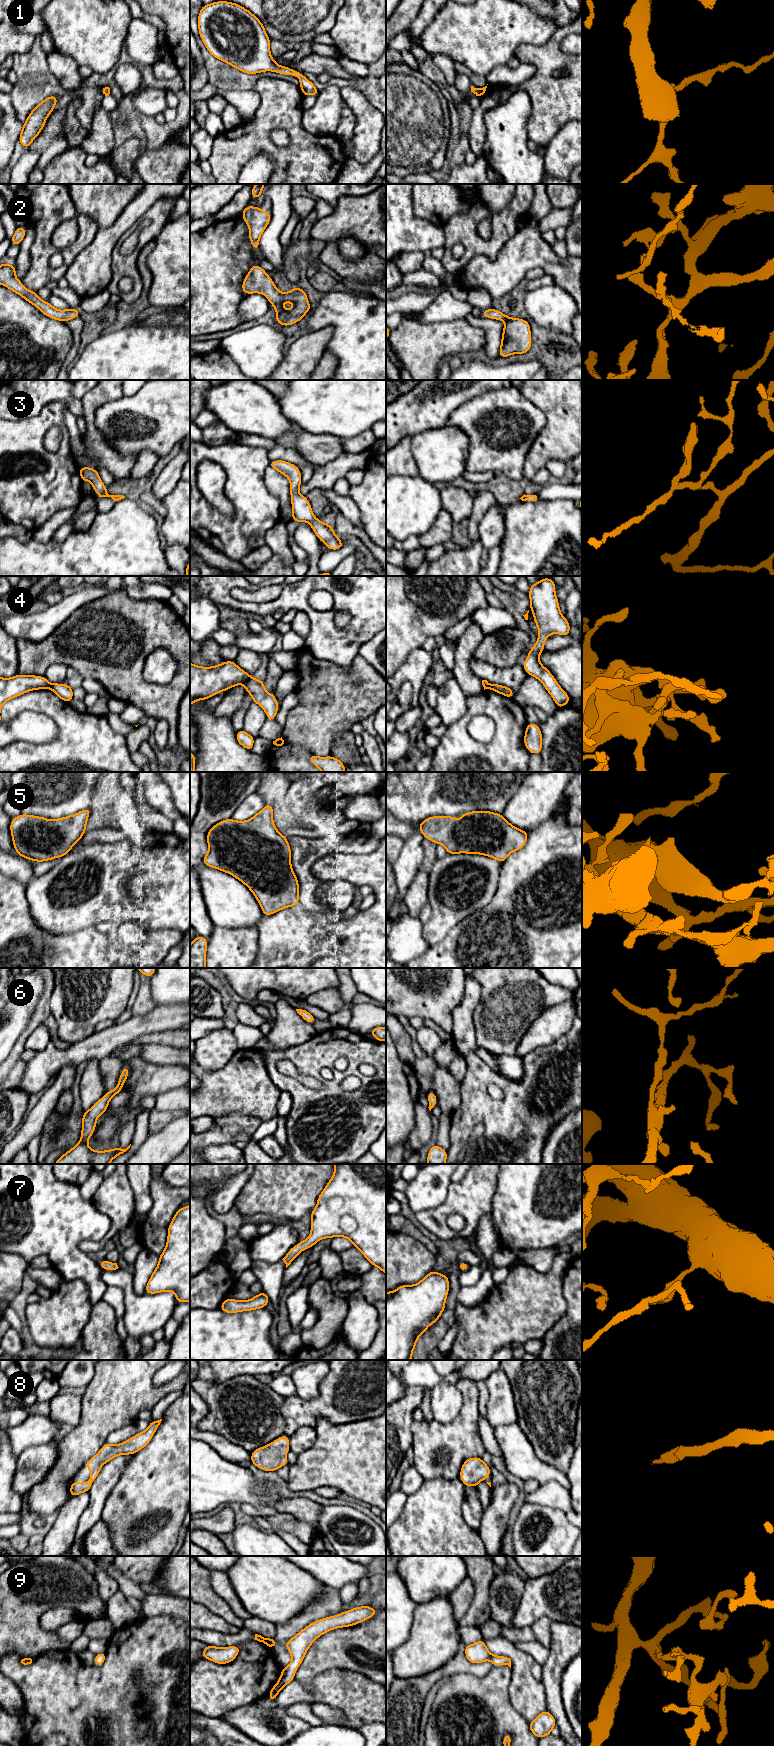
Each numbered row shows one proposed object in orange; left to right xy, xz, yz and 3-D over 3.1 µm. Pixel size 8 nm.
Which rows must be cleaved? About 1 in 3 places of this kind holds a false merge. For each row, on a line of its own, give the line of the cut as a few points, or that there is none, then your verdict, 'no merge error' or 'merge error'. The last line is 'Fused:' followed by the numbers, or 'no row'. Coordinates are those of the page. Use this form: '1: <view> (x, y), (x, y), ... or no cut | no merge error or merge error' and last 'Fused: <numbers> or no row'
1: no cut | no merge error
2: no cut | no merge error
3: no cut | no merge error
4: xz (250, 676), (244, 684) | merge error
5: no cut | no merge error
6: no cut | no merge error
7: no cut | no merge error
8: no cut | no merge error
9: no cut | no merge error
Fused: 4

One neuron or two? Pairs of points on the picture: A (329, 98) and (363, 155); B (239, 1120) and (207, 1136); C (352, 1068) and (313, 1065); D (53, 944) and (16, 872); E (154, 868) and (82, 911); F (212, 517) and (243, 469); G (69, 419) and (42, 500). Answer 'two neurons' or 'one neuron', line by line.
A: two neurons
B: one neuron
C: one neuron
D: two neurons
E: one neuron
F: one neuron
G: two neurons

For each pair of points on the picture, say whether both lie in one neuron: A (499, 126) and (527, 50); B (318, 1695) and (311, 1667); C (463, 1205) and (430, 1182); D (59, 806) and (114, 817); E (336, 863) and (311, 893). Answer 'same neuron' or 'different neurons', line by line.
A: different neurons
B: different neurons
C: different neurons
D: same neuron
E: different neurons

